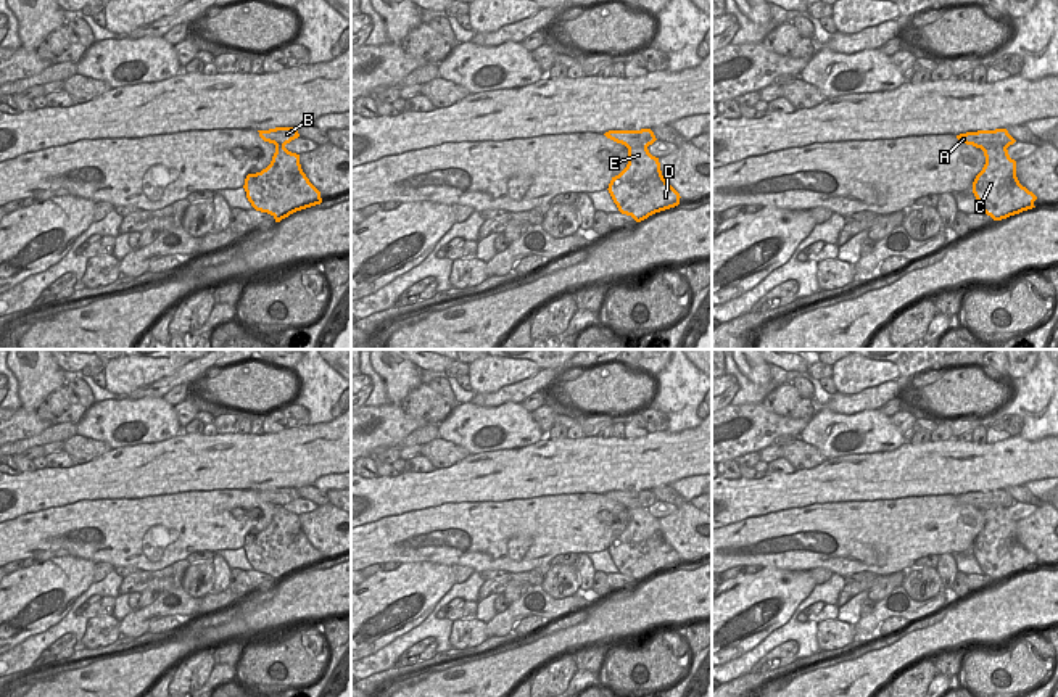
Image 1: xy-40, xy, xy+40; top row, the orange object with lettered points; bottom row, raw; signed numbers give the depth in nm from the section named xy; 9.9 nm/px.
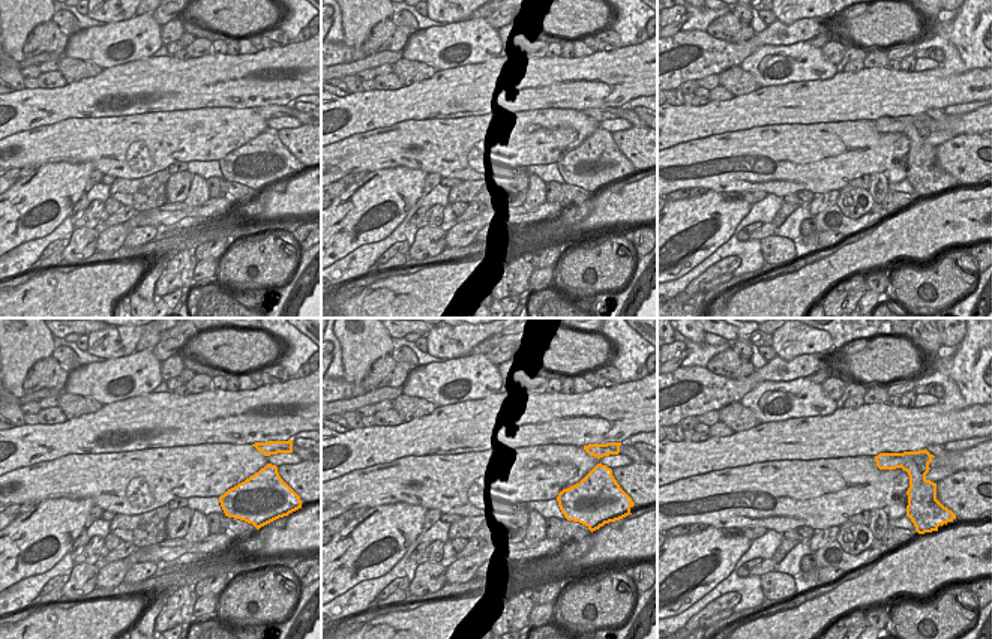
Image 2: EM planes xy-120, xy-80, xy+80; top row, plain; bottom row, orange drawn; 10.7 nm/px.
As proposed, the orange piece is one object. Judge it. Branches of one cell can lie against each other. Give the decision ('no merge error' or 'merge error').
merge error

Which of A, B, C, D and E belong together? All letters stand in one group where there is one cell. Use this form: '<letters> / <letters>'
A B / C D E

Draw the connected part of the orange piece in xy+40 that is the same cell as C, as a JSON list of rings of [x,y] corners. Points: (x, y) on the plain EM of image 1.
[[[1005,507],[981,509],[986,517],[982,531],[973,542],[973,554],[984,575],[1002,581],[1032,570],[1037,557],[1016,538],[1016,522]]]

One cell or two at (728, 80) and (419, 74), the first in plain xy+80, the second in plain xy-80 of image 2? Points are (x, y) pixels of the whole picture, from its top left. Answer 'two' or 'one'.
one

